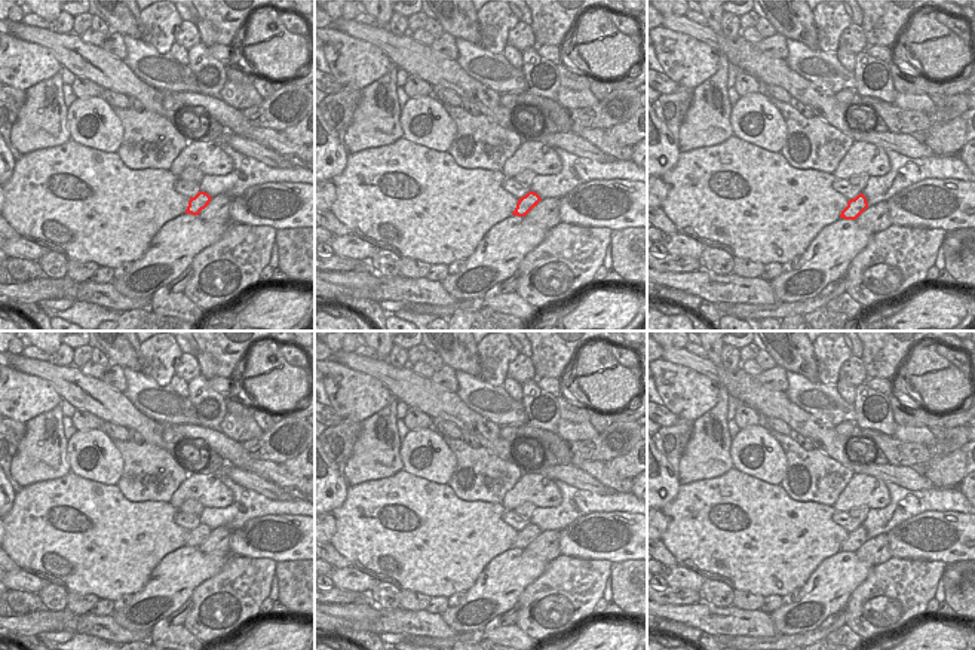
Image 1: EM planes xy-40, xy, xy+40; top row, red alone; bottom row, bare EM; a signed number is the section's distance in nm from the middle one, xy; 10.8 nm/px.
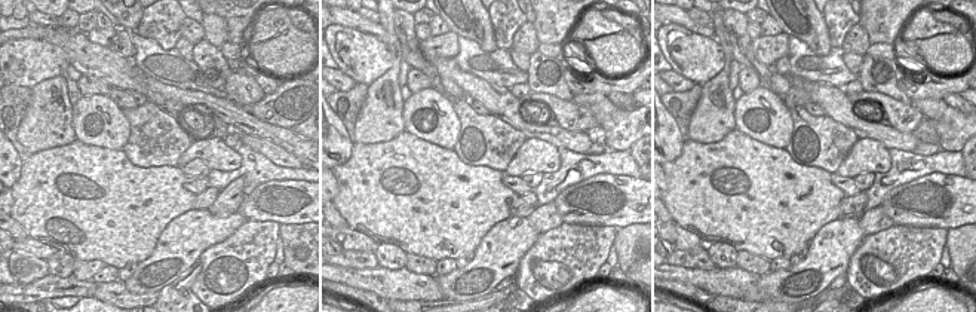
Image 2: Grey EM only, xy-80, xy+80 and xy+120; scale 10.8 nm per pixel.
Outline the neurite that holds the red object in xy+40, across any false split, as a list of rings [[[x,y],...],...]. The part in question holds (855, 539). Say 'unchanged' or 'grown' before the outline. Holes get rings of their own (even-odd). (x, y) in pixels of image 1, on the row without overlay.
unchanged | [[[861,525],[847,534],[847,539],[841,543],[840,551],[856,552],[867,540],[867,530]]]

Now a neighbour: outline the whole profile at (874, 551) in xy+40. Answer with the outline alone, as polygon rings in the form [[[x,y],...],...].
[[[883,533],[868,539],[855,554],[871,567],[886,562],[892,558],[887,534]]]

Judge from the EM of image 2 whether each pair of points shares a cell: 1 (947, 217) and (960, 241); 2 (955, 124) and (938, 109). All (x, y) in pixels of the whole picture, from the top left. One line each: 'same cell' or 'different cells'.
1: different cells
2: same cell

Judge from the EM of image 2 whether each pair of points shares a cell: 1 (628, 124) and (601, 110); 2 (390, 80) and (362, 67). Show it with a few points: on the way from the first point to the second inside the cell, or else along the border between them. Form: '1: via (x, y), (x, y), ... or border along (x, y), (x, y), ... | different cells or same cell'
1: via (622, 124), (617, 124), (607, 115) | same cell
2: border along (387, 45), (392, 54), (392, 64), (368, 86) | different cells

